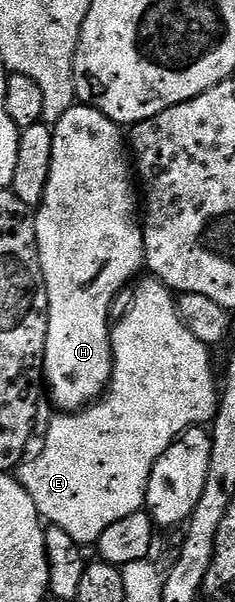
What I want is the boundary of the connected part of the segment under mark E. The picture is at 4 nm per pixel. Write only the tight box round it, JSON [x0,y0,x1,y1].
[19,277,219,545]

